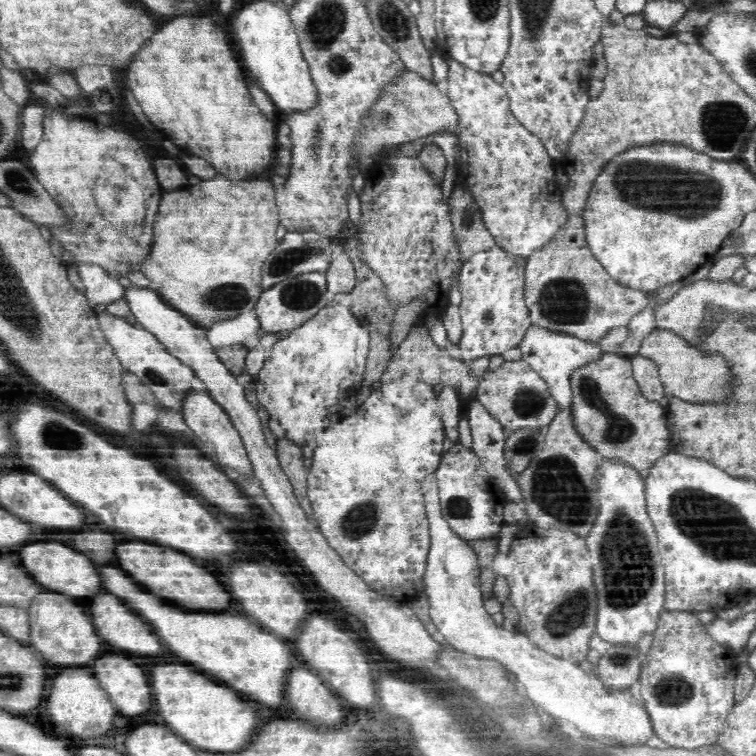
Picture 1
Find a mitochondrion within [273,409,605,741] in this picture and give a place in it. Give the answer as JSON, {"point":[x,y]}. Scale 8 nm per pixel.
{"point":[557,489]}

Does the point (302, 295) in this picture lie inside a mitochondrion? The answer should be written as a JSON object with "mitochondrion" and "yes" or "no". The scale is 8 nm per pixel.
{"mitochondrion":"yes"}

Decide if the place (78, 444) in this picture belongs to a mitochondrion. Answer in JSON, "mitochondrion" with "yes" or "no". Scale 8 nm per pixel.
{"mitochondrion":"yes"}

